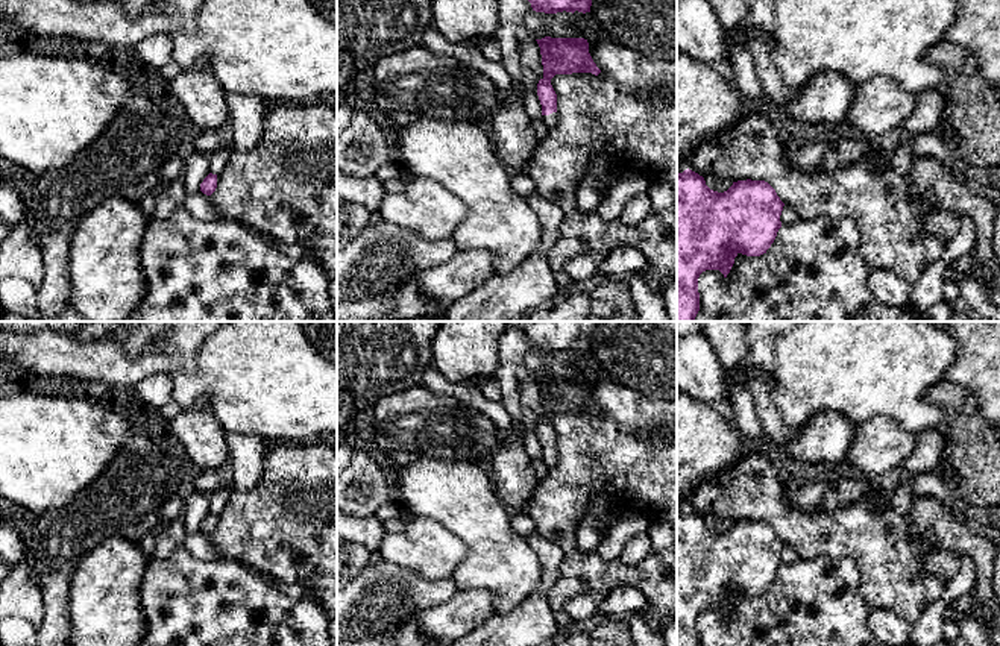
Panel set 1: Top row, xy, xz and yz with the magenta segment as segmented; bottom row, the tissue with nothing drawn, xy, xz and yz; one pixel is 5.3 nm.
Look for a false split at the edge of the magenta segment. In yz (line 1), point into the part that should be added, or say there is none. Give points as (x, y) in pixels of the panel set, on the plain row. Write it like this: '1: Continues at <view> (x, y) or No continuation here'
1: No continuation here

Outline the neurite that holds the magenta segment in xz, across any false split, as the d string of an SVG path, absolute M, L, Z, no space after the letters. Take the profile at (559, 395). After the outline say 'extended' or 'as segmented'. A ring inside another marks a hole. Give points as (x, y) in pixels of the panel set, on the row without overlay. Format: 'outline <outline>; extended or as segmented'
outline M551 378L536 379L540 387L543 417L537 423L537 435L542 444L542 459L546 467L557 463L557 434L551 425L555 414L592 412L601 409L589 393L584 378Z; extended

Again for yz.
outline M689 508L677 513L677 646L700 646L698 617L703 611L719 610L727 617L739 593L766 593L781 567L783 546L765 520L737 520L718 532Z; as segmented

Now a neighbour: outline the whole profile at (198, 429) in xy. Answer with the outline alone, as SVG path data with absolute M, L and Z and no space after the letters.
M206 399L182 409L168 428L200 469L217 470L229 458L225 429Z

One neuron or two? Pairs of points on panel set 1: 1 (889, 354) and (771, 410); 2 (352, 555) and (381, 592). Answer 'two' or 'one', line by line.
1: one
2: two

